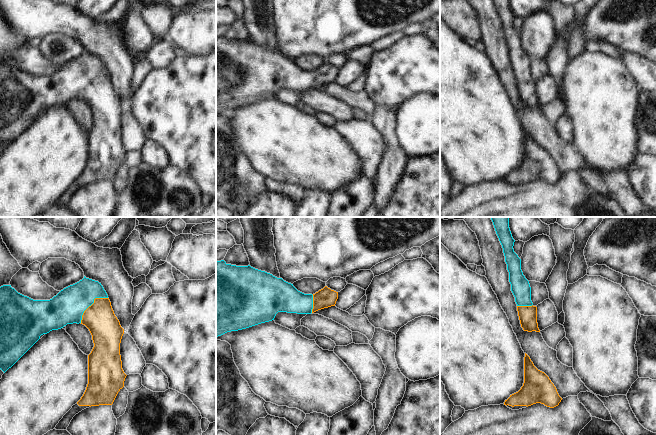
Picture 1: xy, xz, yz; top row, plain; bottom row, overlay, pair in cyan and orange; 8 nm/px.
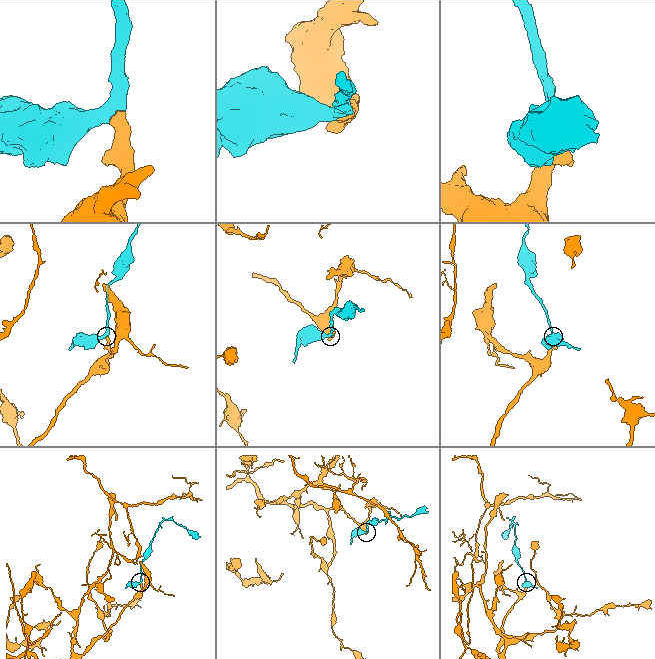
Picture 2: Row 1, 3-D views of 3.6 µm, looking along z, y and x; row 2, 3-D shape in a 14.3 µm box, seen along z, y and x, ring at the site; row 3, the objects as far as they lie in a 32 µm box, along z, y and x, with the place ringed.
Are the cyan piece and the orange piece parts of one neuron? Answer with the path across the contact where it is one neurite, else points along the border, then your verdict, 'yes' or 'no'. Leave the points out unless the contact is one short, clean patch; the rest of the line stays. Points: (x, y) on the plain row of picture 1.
runs through xy (67, 83), (73, 80), (91, 80), (99, 94); yes

